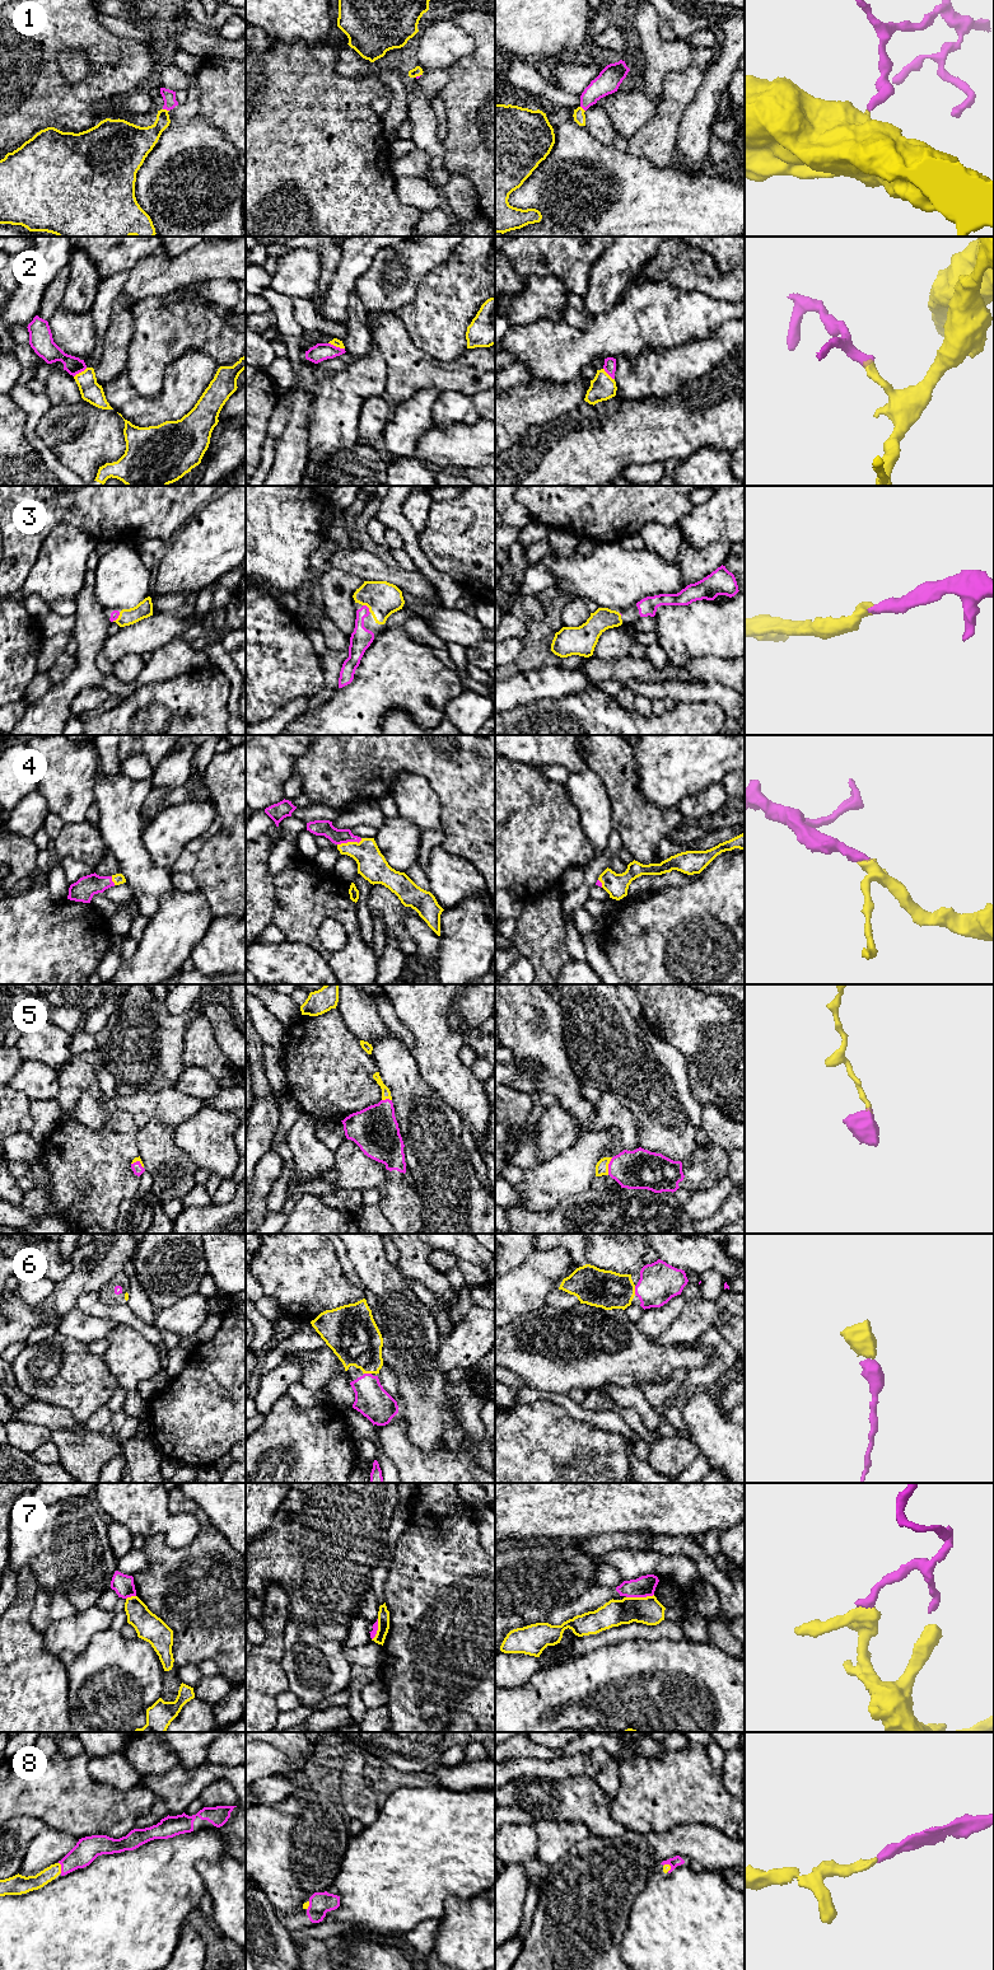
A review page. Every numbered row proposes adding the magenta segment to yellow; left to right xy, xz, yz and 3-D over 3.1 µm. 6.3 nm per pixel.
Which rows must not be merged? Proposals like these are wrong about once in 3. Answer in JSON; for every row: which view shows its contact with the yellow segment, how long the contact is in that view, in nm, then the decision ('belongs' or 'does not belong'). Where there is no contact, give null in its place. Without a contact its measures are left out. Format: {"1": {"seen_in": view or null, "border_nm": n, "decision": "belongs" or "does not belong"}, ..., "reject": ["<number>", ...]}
{"1": {"seen_in": "xy", "border_nm": 40, "decision": "belongs"}, "2": {"seen_in": "xy", "border_nm": 110, "decision": "belongs"}, "3": {"seen_in": "xz", "border_nm": 80, "decision": "belongs"}, "4": {"seen_in": "xz", "border_nm": 170, "decision": "belongs"}, "5": {"seen_in": "yz", "border_nm": 120, "decision": "belongs"}, "6": {"seen_in": "yz", "border_nm": 60, "decision": "belongs"}, "7": {"seen_in": "yz", "border_nm": 180, "decision": "does not belong"}, "8": {"seen_in": "xy", "border_nm": 70, "decision": "belongs"}, "reject": ["7"]}

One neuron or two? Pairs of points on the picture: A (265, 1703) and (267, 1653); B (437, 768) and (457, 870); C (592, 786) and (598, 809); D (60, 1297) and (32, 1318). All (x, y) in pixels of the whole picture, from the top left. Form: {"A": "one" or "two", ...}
{"A": "one", "B": "two", "C": "one", "D": "one"}

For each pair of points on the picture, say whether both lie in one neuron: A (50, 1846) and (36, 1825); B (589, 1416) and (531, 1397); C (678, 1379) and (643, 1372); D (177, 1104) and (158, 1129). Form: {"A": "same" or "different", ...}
{"A": "different", "B": "same", "C": "different", "D": "different"}

